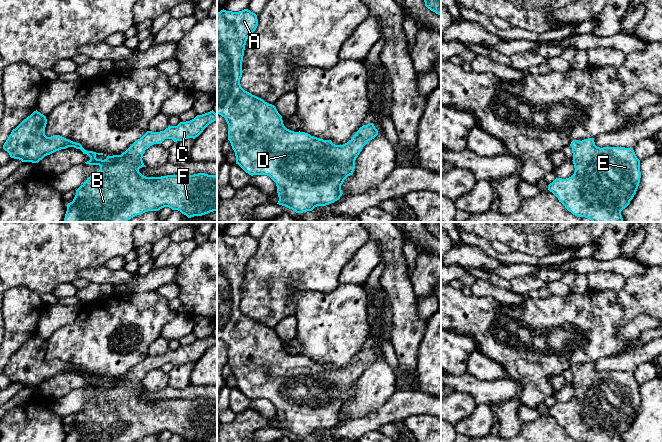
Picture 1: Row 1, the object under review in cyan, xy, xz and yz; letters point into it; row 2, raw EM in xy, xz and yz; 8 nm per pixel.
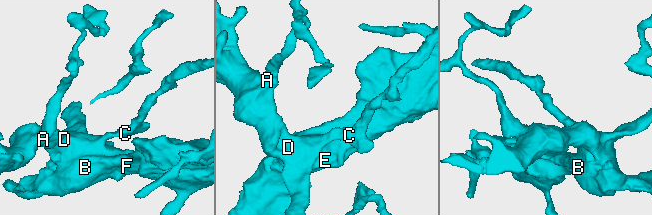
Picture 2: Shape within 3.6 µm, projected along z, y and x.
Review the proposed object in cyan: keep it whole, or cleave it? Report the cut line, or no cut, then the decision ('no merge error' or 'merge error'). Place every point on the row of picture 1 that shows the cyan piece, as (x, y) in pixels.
cut none; no merge error

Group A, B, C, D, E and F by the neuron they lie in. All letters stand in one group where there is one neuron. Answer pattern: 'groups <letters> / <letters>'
groups A B C D E F

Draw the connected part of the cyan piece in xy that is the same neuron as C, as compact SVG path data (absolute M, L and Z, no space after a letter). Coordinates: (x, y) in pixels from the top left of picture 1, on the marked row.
M36 110L30 116L28 116L26 119L24 119L15 129L12 130L11 134L9 135L8 139L6 140L6 142L3 145L3 149L9 153L11 158L19 159L22 162L38 163L40 160L42 160L47 155L50 155L50 154L52 154L56 151L59 151L61 149L66 149L68 147L74 147L76 149L80 149L83 152L83 154L87 154L90 157L90 160L85 162L86 164L100 166L100 170L93 173L90 177L88 177L87 180L76 190L76 195L75 195L73 201L68 203L67 211L66 211L65 218L64 218L65 222L127 222L128 220L130 220L131 218L133 218L137 215L143 214L148 211L159 211L160 209L162 209L164 207L169 207L172 210L178 210L182 214L186 215L188 218L191 218L194 216L202 216L202 215L208 214L210 212L217 211L217 176L216 175L208 175L205 173L198 173L198 174L194 174L194 175L181 174L181 175L167 175L167 176L161 176L161 177L146 177L139 172L139 169L142 167L146 167L143 163L142 158L143 158L143 154L145 153L145 150L148 149L150 146L152 146L154 144L161 144L165 139L172 139L174 142L183 141L188 138L195 139L203 132L203 130L209 124L211 124L212 122L214 122L216 120L217 120L217 114L212 110L208 113L205 113L202 115L197 115L194 119L192 119L190 121L180 122L177 126L170 126L169 125L164 131L160 131L160 132L147 131L140 139L136 140L121 155L107 156L106 159L102 160L102 159L97 159L96 155L97 154L103 155L103 153L96 153L93 151L87 151L82 147L82 145L80 143L73 142L69 139L66 139L64 137L60 136L60 135L53 135L51 137L47 137L45 135L45 127L47 124L46 116L44 116L43 114L41 114L40 112L38 112Z

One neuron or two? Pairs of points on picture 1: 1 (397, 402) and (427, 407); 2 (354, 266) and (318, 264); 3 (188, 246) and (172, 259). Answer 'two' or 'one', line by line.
1: one
2: two
3: one

